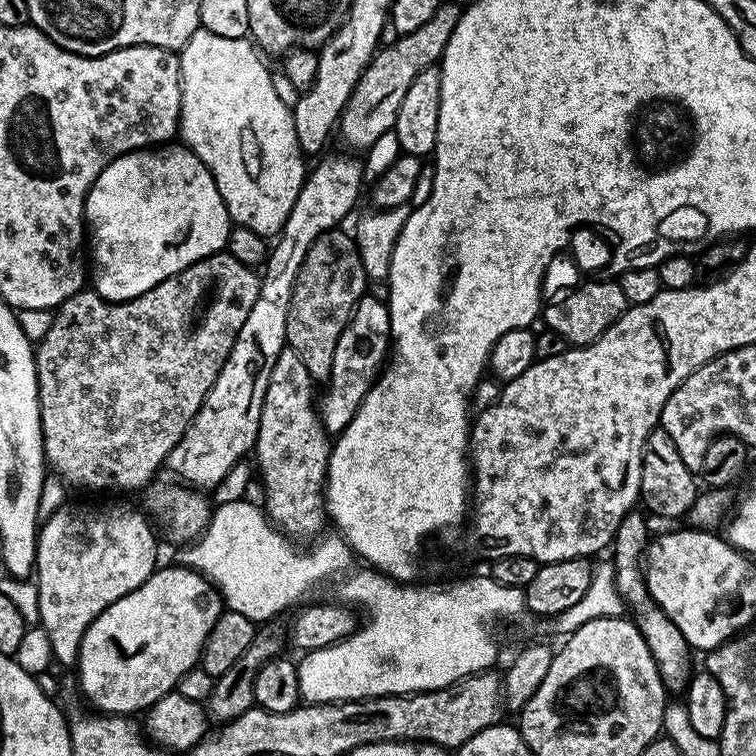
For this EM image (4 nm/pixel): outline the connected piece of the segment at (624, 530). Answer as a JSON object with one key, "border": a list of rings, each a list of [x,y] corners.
{"border":[[[635,508],[629,511],[625,518],[622,518],[610,545],[611,551],[614,550],[610,561],[616,568],[618,594],[624,600],[624,607],[632,623],[636,625],[642,638],[646,638],[646,646],[650,646],[650,654],[658,666],[658,674],[662,678],[664,687],[672,694],[683,693],[694,672],[691,656],[693,653],[690,651],[690,645],[686,642],[682,630],[678,630],[678,626],[674,626],[674,622],[670,622],[667,614],[660,609],[658,602],[654,602],[648,589],[648,583],[644,581],[645,552],[650,543],[645,517],[647,518],[647,515],[641,509]]]}

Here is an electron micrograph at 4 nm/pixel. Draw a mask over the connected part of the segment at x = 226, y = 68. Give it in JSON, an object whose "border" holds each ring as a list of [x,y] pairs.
{"border":[[[205,28],[197,30],[190,38],[190,42],[186,42],[184,48],[179,49],[180,58],[180,89],[182,89],[182,102],[180,103],[180,126],[179,135],[182,137],[183,143],[192,149],[193,154],[210,170],[210,174],[214,178],[214,182],[218,186],[218,194],[222,194],[222,202],[228,211],[229,221],[233,225],[242,228],[253,228],[260,236],[272,238],[283,228],[286,218],[290,214],[290,210],[294,206],[294,202],[298,198],[298,190],[304,184],[306,179],[306,167],[304,168],[305,153],[300,151],[298,146],[298,134],[294,130],[294,118],[292,117],[292,109],[287,108],[278,98],[278,94],[274,94],[274,82],[272,81],[272,72],[267,68],[260,59],[261,53],[254,47],[251,39],[245,38],[218,38],[218,34],[210,34]]]}

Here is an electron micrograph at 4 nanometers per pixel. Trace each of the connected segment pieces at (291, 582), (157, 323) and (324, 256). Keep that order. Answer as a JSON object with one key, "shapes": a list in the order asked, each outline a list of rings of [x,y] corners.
{"shapes":[[[[245,498],[219,505],[207,528],[195,542],[187,545],[183,563],[216,585],[227,611],[268,622],[275,612],[290,607],[315,584],[338,571],[344,552],[332,544],[320,544],[309,552],[296,552],[297,545],[250,501]]],[[[227,251],[217,252],[186,270],[166,278],[162,283],[146,290],[133,300],[103,300],[94,290],[75,292],[71,298],[55,309],[52,325],[44,340],[41,340],[36,353],[36,377],[40,383],[40,421],[44,435],[44,458],[49,469],[52,468],[57,477],[65,485],[76,488],[89,488],[92,492],[104,492],[107,488],[117,488],[120,492],[132,492],[135,488],[143,489],[148,479],[167,461],[170,450],[186,434],[190,422],[198,414],[202,402],[214,386],[218,374],[222,370],[225,358],[236,341],[238,330],[242,330],[242,322],[250,314],[250,306],[254,306],[254,298],[258,298],[260,276],[249,265],[238,262],[238,258],[229,256]]],[[[344,230],[324,232],[314,246],[306,250],[302,270],[298,270],[298,278],[294,282],[290,310],[286,314],[284,339],[287,347],[302,358],[306,370],[310,370],[316,382],[333,379],[332,371],[337,367],[334,354],[338,338],[352,321],[356,304],[366,295],[366,277],[355,239],[340,231]]]]}

